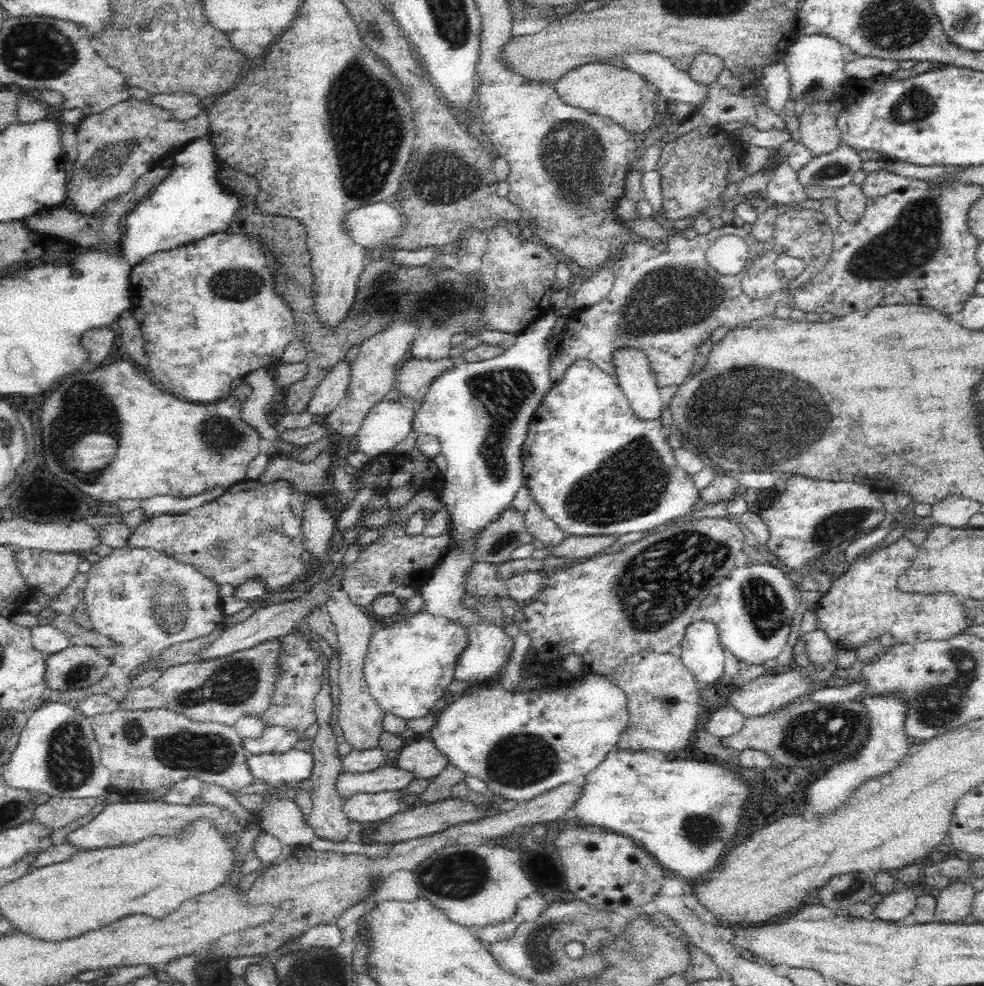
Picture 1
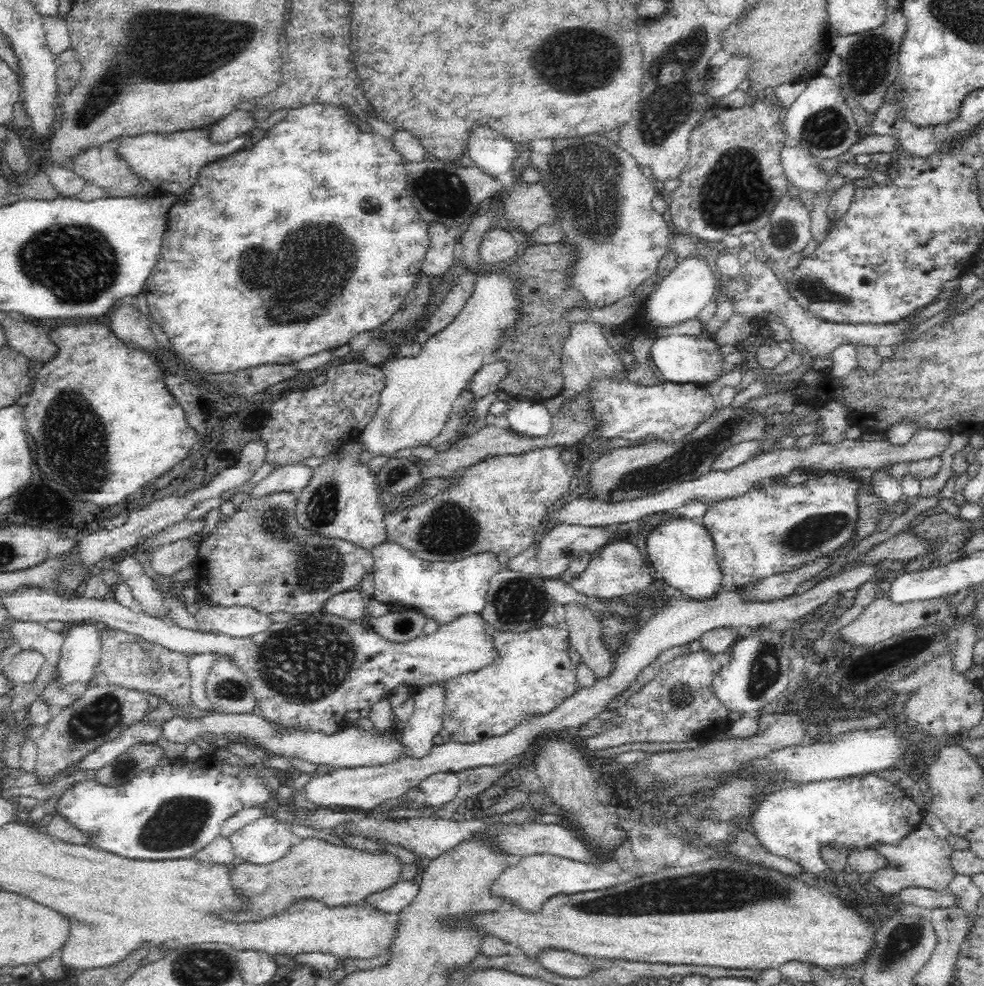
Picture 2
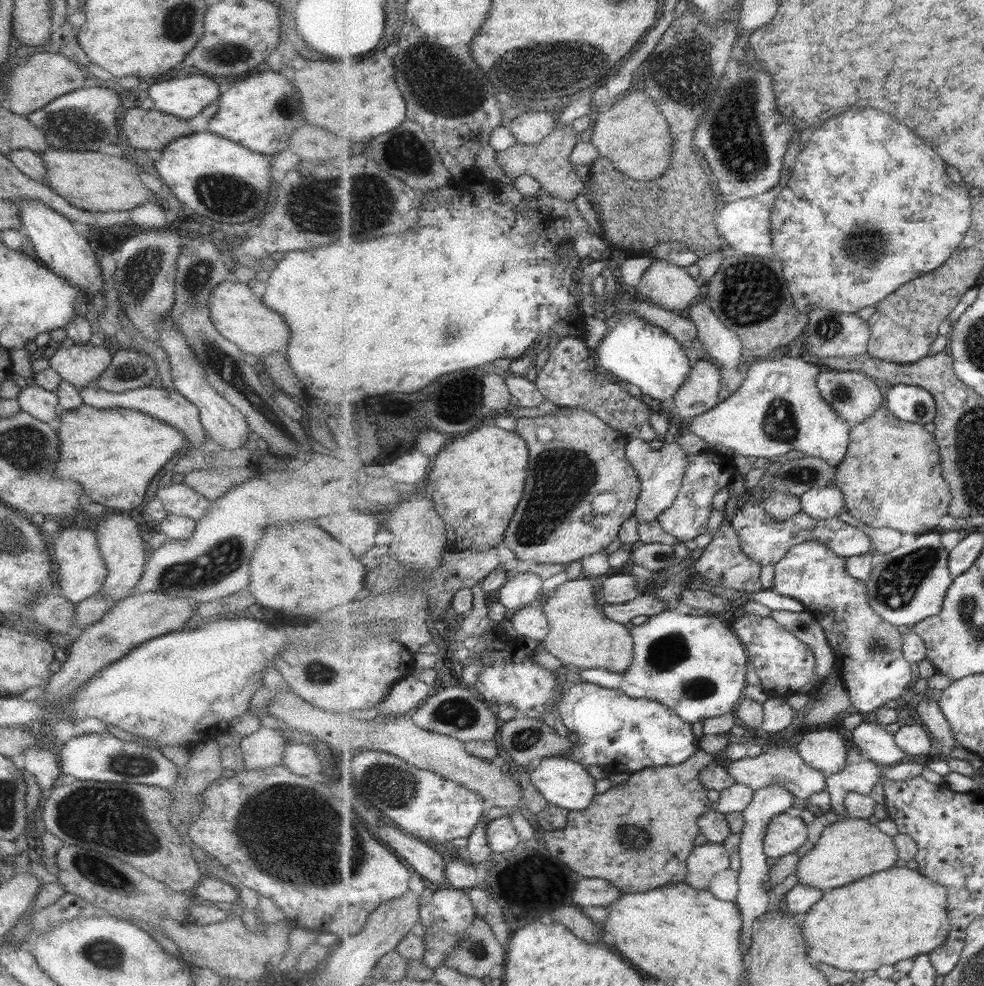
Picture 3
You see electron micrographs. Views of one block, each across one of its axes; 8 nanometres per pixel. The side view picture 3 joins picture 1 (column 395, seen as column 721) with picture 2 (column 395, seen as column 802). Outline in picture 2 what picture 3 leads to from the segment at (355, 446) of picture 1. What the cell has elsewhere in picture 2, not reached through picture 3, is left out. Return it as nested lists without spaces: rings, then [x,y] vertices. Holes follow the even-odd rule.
[[[499,268],[493,272],[483,273],[474,284],[474,292],[466,301],[463,309],[449,324],[434,336],[428,338],[421,346],[421,351],[414,357],[393,355],[380,366],[385,376],[377,404],[376,414],[358,435],[360,441],[366,443],[366,450],[377,455],[391,456],[403,448],[418,448],[436,438],[452,411],[452,405],[461,392],[470,384],[475,372],[483,365],[486,356],[491,356],[501,342],[501,336],[509,329],[517,318],[517,305],[513,296],[510,279],[504,277]]]

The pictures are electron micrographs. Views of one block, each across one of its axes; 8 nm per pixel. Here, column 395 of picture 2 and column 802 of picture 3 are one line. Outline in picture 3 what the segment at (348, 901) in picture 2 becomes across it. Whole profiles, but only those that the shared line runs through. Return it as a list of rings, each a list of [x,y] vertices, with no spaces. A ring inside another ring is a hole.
[[[847,816],[826,826],[816,845],[801,857],[796,876],[801,884],[829,891],[889,870],[895,867],[897,860],[899,852],[893,836],[884,834],[865,818]]]

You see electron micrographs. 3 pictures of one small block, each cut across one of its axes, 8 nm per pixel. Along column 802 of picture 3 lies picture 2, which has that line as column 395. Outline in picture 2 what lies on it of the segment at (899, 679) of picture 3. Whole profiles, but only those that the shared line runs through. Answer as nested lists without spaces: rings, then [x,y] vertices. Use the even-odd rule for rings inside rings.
[[[384,541],[370,550],[373,560],[373,598],[386,605],[399,604],[403,608],[420,611],[427,618],[436,619],[438,625],[452,622],[452,619],[464,614],[479,614],[485,605],[485,598],[489,589],[489,580],[498,571],[503,569],[498,559],[490,553],[472,554],[468,558],[462,558],[456,562],[428,562],[412,556],[399,544]]]

